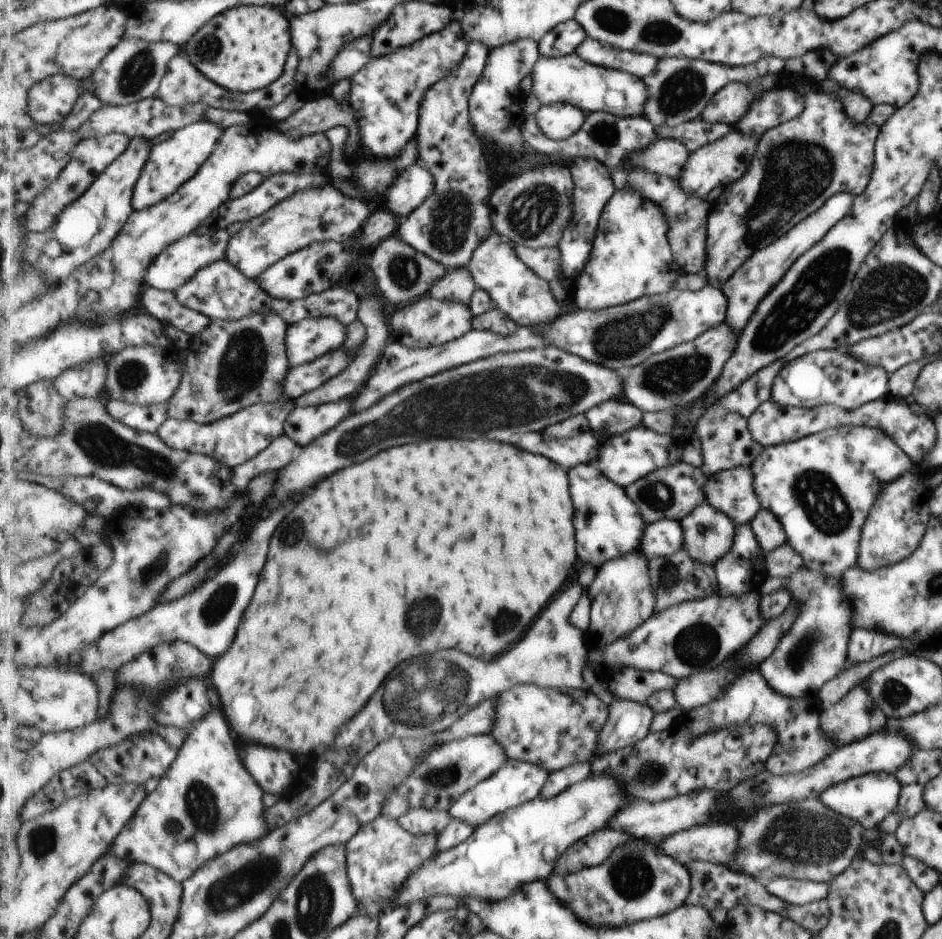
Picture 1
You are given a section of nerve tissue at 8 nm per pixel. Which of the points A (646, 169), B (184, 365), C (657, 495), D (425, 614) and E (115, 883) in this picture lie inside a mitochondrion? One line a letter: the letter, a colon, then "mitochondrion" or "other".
A: other
B: other
C: mitochondrion
D: mitochondrion
E: other

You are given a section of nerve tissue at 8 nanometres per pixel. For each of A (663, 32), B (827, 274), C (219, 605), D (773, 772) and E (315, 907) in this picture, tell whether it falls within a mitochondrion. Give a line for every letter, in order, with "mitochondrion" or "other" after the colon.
A: mitochondrion
B: mitochondrion
C: mitochondrion
D: other
E: mitochondrion

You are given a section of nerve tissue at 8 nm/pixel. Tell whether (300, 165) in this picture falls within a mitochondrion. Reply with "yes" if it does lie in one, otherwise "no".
no

